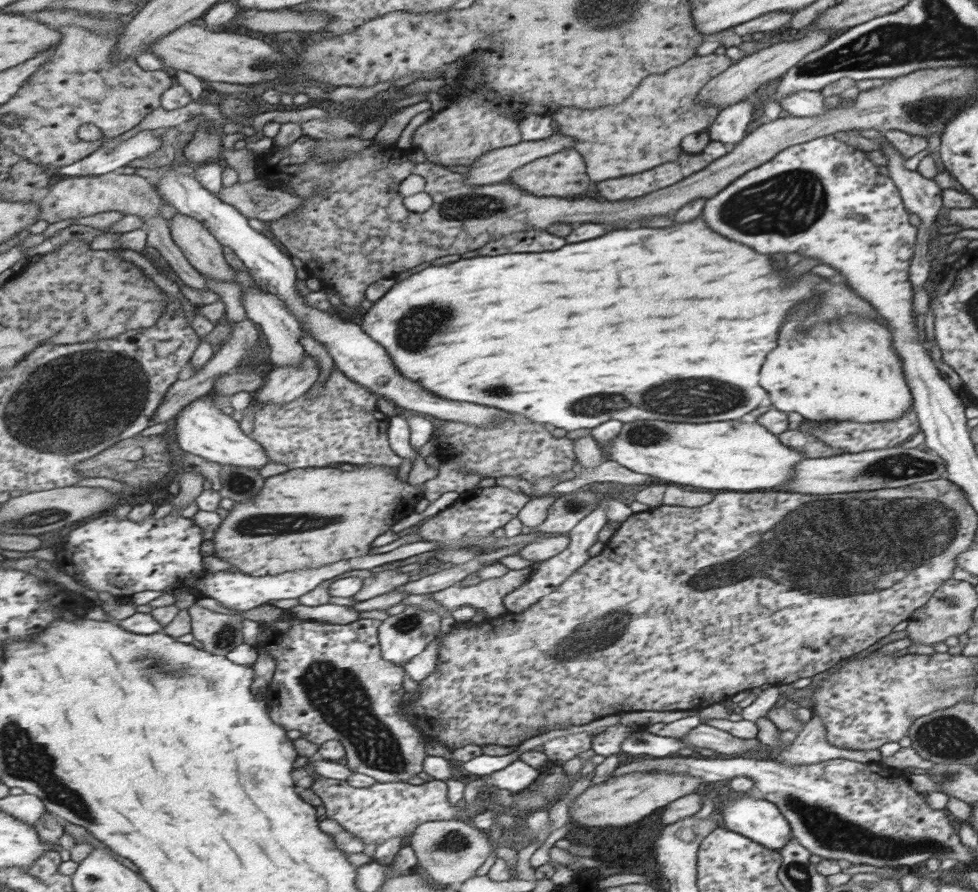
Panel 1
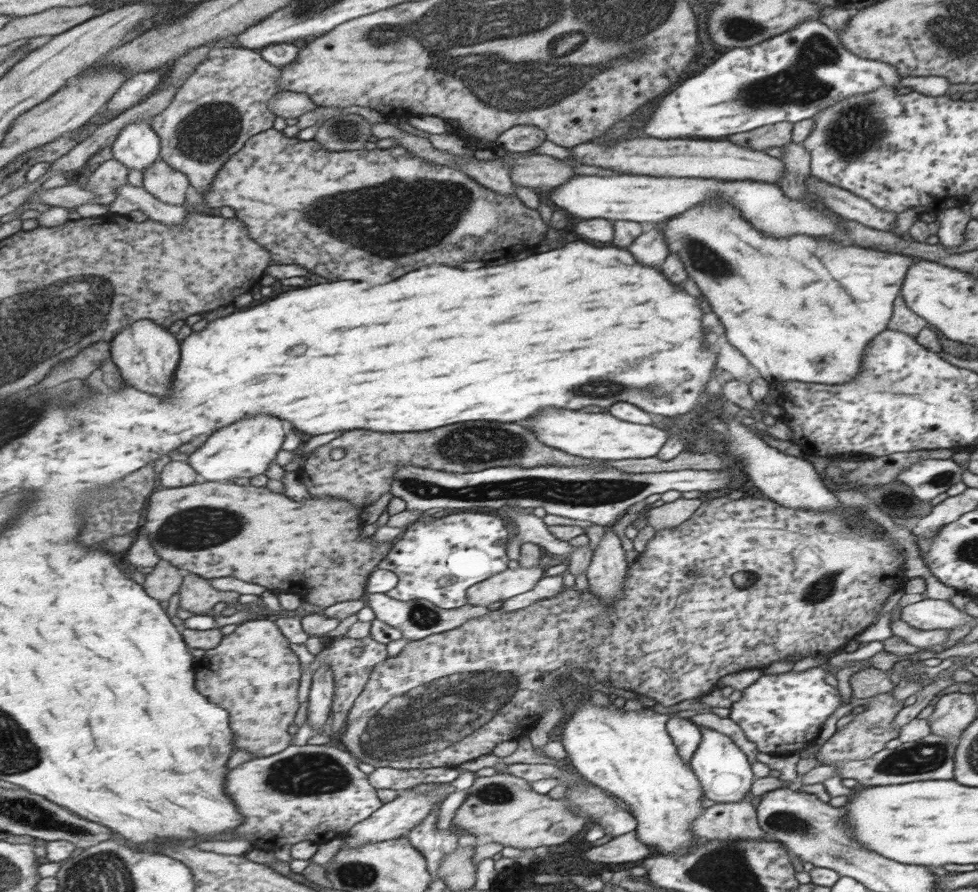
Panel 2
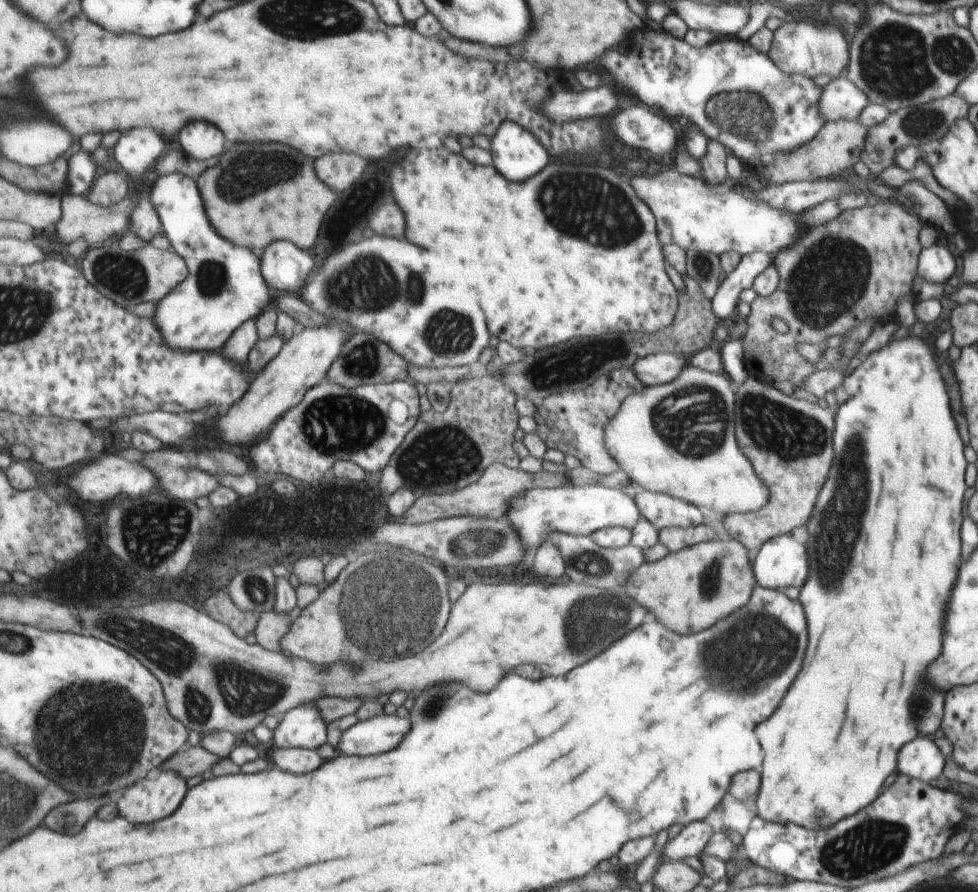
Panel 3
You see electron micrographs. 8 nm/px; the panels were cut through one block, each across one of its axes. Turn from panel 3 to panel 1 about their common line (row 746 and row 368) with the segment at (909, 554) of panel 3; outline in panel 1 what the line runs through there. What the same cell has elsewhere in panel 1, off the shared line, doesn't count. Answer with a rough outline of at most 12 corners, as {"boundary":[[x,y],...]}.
{"boundary":[[864,316],[794,338],[764,364],[770,405],[890,424],[915,404],[890,332]]}

